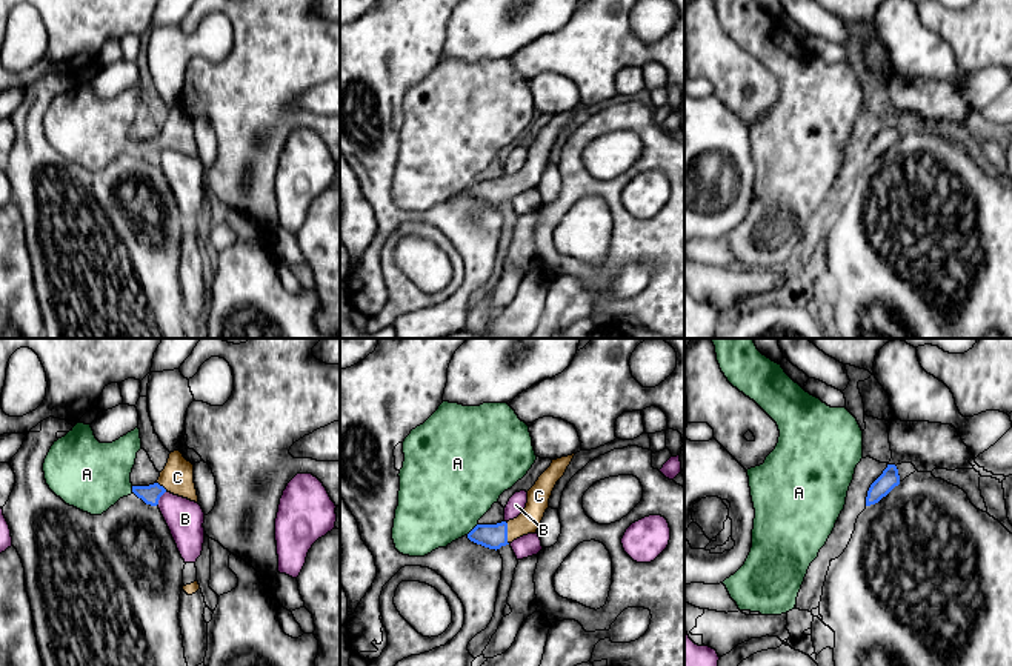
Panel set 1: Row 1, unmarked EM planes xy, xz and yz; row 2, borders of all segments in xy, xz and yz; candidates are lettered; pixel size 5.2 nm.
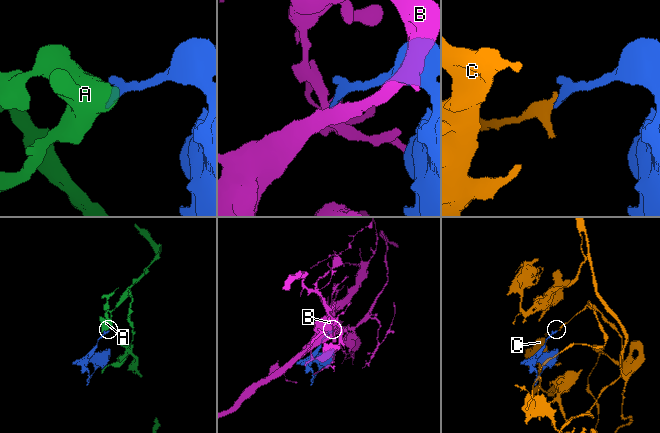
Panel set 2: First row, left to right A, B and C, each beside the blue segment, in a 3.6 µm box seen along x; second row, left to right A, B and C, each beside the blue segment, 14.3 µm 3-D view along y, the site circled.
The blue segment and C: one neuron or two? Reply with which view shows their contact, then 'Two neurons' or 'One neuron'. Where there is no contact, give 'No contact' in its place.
Touches blue in xz. One neuron

